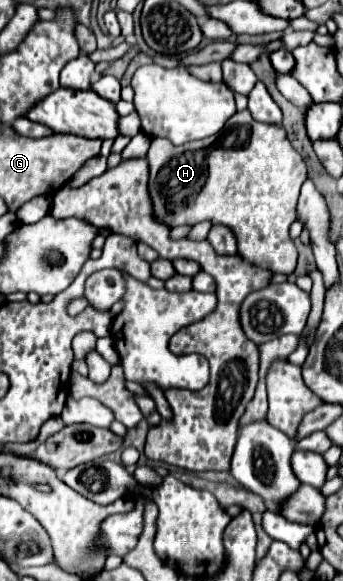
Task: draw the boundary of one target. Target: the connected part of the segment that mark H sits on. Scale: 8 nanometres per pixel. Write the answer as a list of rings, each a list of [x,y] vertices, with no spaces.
[[[243,110],[237,112],[219,134],[205,140],[171,146],[165,138],[153,138],[147,162],[149,196],[153,204],[153,218],[157,222],[169,228],[183,224],[195,226],[205,220],[213,226],[227,226],[237,238],[237,254],[249,264],[285,276],[295,272],[297,248],[289,236],[289,226],[297,220],[297,198],[301,184],[307,180],[307,168],[301,154],[291,146],[291,142],[287,142],[287,134],[281,126],[257,122],[251,118],[249,110]]]

